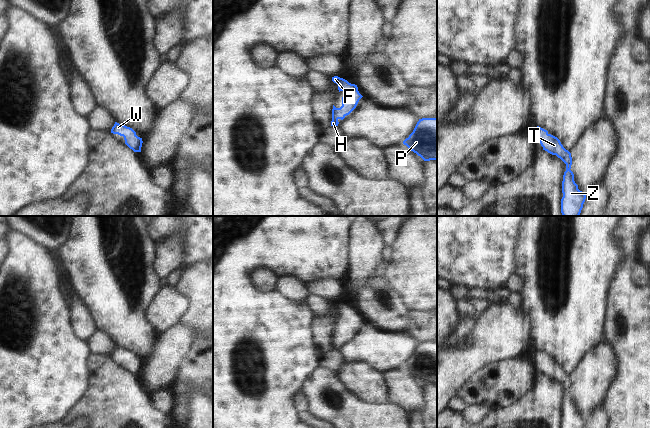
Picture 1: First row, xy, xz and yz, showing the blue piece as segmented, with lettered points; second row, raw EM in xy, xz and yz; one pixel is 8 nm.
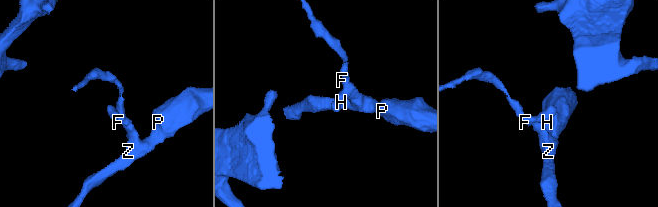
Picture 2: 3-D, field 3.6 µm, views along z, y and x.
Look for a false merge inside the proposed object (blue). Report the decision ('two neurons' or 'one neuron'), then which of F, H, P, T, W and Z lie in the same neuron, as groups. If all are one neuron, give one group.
one neuron; groups F H P T W Z

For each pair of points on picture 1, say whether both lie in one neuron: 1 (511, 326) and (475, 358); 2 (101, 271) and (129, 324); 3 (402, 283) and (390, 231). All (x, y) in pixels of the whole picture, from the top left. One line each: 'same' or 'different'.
1: same
2: same
3: different

